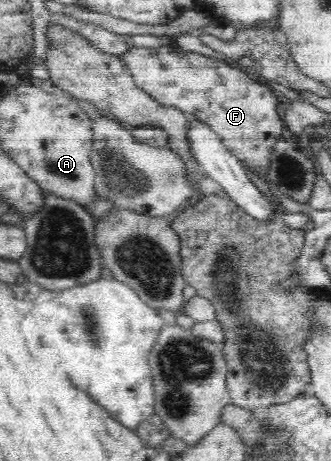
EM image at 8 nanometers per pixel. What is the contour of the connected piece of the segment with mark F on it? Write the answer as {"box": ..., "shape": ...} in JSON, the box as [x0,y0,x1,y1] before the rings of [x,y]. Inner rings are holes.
{"box":[120,45,286,177],"shape":[[[170,45],[156,49],[132,48],[128,54],[120,58],[127,65],[138,87],[146,94],[151,95],[158,103],[178,108],[190,117],[210,126],[243,165],[252,167],[259,177],[267,175],[274,144],[278,138],[286,136],[286,127],[281,114],[283,100],[276,92],[223,61],[209,59],[200,53],[184,51],[176,45],[172,48]]]}

